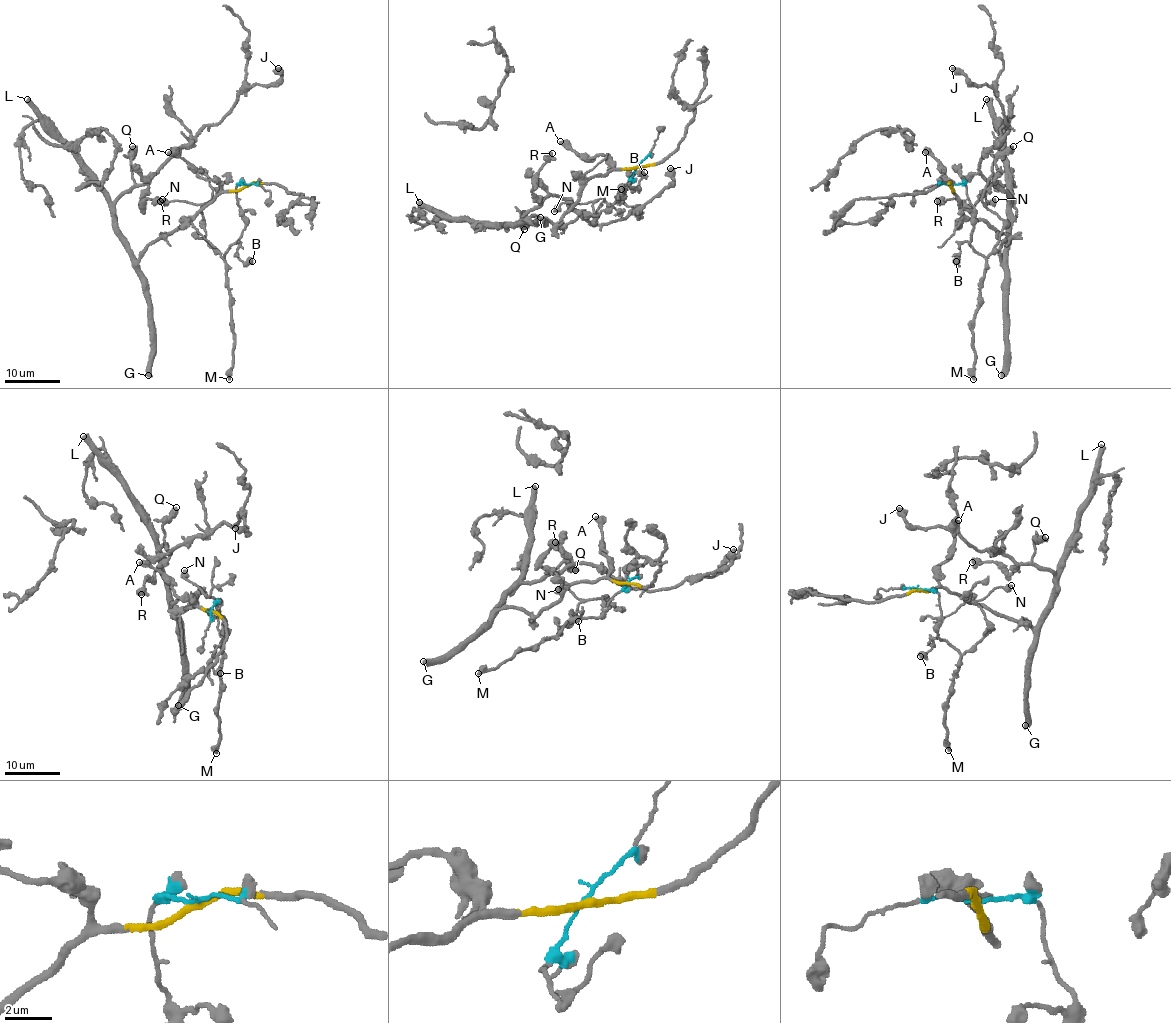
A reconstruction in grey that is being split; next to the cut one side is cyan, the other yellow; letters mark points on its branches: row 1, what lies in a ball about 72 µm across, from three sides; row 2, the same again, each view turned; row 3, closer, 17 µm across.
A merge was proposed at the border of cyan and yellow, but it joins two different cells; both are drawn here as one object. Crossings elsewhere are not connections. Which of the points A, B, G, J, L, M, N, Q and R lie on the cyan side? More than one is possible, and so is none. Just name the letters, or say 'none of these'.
B, M, N

